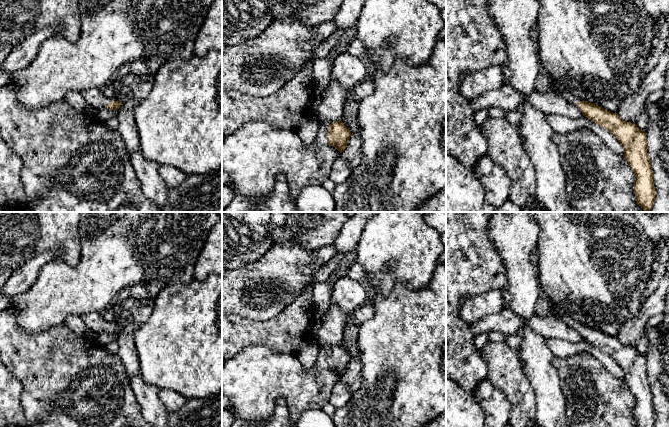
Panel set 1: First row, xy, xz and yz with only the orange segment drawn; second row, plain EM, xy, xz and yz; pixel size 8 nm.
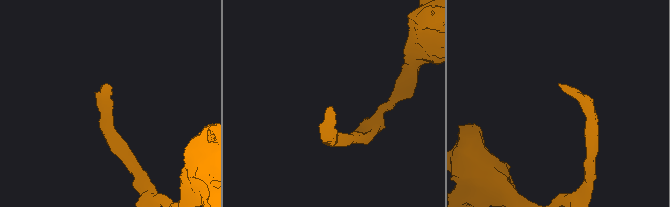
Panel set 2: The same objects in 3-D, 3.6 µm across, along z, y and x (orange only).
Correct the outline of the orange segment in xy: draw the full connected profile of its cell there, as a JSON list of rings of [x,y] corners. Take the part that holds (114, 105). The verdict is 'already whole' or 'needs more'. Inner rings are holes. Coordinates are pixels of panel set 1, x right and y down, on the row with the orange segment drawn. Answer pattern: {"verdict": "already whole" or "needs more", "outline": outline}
{"verdict": "needs more", "outline": [[[92,88],[81,92],[86,102],[94,109],[108,108],[117,111],[121,103],[104,96],[100,90]]]}

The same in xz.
{"verdict": "needs more", "outline": [[[314,116],[319,122],[319,129],[315,138],[315,143],[319,145],[331,145],[342,153],[347,147],[347,141],[352,135],[344,123],[339,120],[326,125],[318,117]]]}

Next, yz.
{"verdict": "needs more", "outline": [[[568,91],[561,94],[569,103],[576,105],[589,120],[612,133],[623,146],[624,158],[635,175],[633,191],[636,203],[648,212],[655,200],[655,187],[645,132],[635,123],[623,121],[617,113],[591,102],[581,101]]]}

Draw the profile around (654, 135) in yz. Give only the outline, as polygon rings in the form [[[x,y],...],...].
[[[648,120],[645,134],[655,187],[655,200],[648,212],[669,212],[669,173],[660,158],[664,146],[663,131],[656,123]]]

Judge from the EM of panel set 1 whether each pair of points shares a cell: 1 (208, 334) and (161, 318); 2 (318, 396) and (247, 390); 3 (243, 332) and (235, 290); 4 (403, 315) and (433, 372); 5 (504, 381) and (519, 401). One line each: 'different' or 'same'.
1: same
2: same
3: different
4: same
5: same

